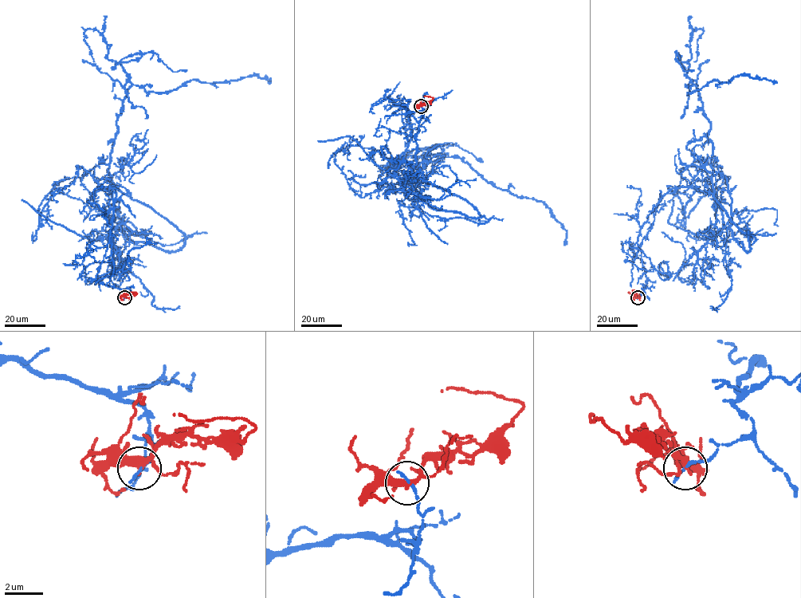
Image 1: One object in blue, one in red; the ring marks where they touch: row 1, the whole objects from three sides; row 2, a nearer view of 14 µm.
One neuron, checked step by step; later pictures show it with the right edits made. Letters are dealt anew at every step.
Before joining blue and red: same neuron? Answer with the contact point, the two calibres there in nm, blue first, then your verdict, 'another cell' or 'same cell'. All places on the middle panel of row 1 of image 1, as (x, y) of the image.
at (421, 106); 180 nm thick on the blue side, 280 nm on the other; another cell

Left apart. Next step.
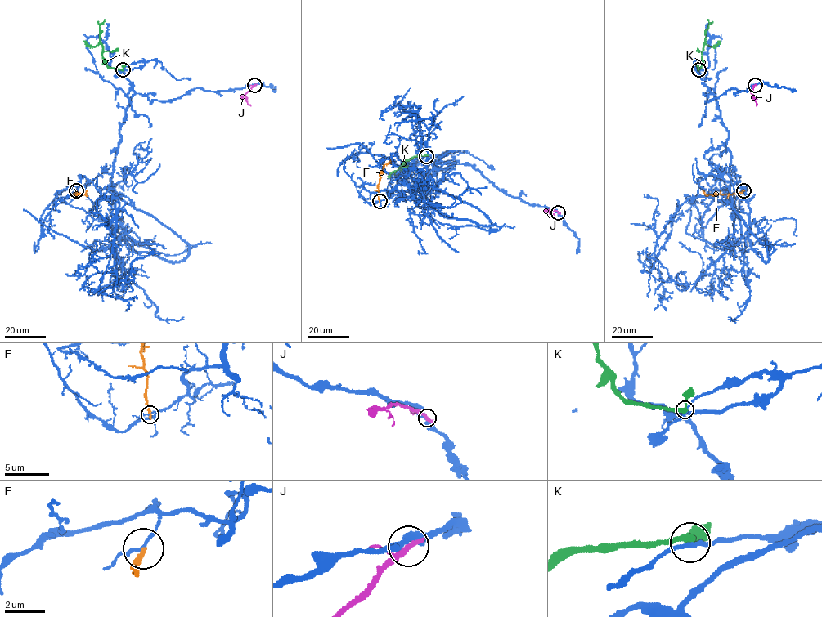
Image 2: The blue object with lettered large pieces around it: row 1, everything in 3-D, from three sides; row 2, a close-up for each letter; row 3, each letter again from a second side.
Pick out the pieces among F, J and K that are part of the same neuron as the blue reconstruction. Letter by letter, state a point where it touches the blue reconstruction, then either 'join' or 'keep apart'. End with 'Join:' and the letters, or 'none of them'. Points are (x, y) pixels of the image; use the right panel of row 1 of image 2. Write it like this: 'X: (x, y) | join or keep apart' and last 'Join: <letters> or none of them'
F: (743, 190) | keep apart
J: (755, 85) | keep apart
K: (698, 69) | keep apart
Join: none of them

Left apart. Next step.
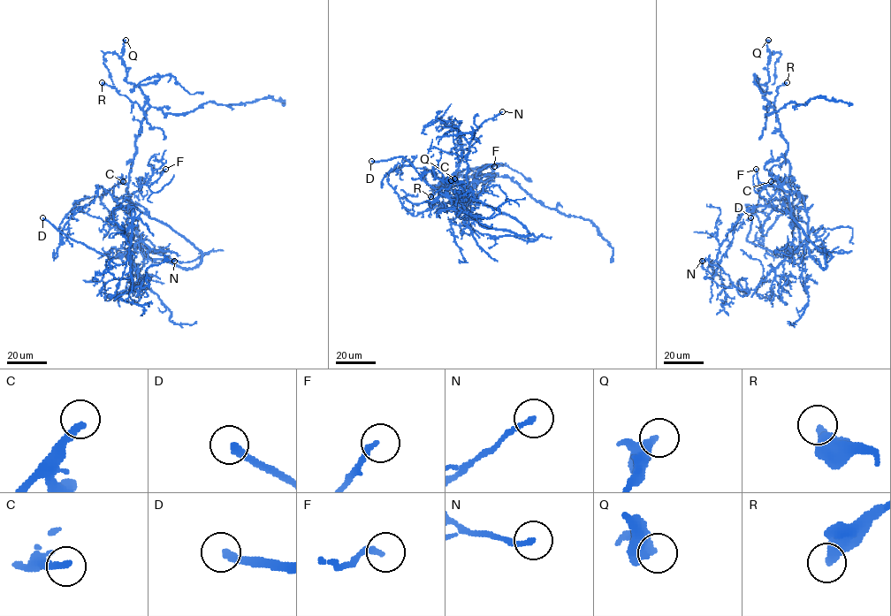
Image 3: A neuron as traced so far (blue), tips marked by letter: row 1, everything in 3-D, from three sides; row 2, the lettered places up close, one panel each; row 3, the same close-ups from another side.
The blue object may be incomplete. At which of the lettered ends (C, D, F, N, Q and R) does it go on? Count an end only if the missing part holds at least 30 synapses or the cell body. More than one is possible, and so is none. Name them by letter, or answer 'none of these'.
C, D

